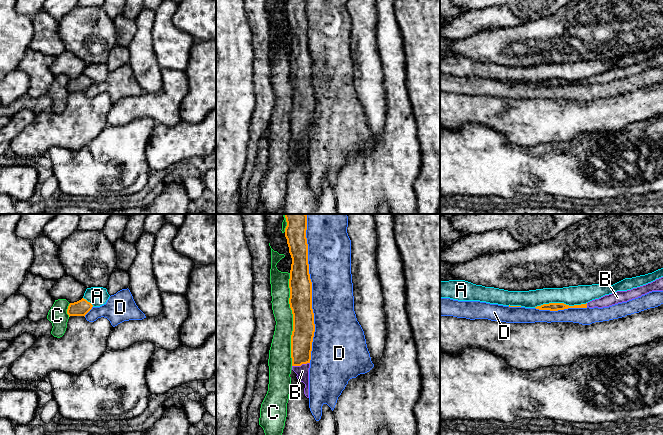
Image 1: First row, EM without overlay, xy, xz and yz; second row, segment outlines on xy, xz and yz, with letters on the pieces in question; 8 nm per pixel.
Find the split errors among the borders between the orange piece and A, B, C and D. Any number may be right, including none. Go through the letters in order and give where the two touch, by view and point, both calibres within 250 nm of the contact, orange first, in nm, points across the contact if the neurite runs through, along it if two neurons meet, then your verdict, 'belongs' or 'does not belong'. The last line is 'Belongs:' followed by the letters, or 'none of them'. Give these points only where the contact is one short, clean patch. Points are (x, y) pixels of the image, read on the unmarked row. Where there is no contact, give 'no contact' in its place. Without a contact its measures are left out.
A: yz (560, 79) | 60/160 nm | does not belong
B: xz (300, 141) | 180/100 nm | across xz (302, 111), (300, 141), (302, 147) | belongs
C: xz (293, 95) | 180/160 nm | does not belong
D: xz (311, 69) | 180/340 nm | does not belong
Belongs: B

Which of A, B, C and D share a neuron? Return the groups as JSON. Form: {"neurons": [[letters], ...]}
{"neurons": [["A"], ["B"], ["C"], ["D"]]}

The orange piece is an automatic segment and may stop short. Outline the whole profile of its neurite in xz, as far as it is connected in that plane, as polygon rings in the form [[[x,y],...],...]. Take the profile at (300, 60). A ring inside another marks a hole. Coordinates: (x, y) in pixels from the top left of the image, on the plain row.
[[[287,0],[285,13],[292,34],[289,55],[289,80],[293,90],[292,146],[297,150],[297,155],[305,160],[304,170],[309,174],[309,144],[315,100],[306,6],[307,0]]]

